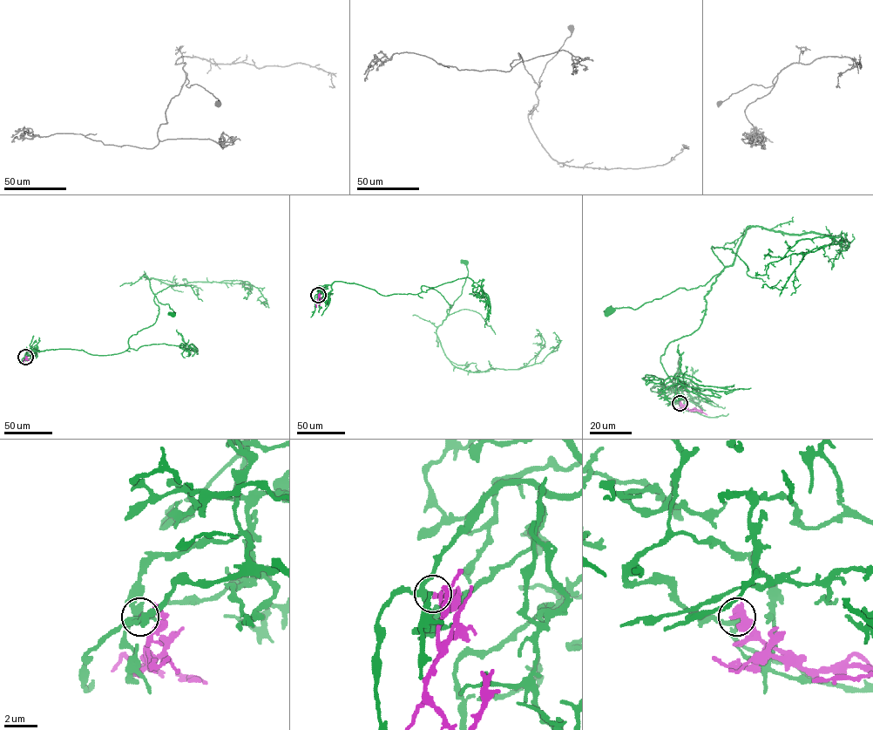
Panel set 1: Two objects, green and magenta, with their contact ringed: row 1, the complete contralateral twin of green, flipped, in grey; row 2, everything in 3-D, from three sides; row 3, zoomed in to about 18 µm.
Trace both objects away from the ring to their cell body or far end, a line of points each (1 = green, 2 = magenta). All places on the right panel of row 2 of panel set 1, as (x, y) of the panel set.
1: (680, 403), (651, 391), (682, 399), (660, 357), (697, 329), (723, 270), (705, 285), (609, 310)
2: (680, 403), (688, 409), (695, 407), (707, 415)

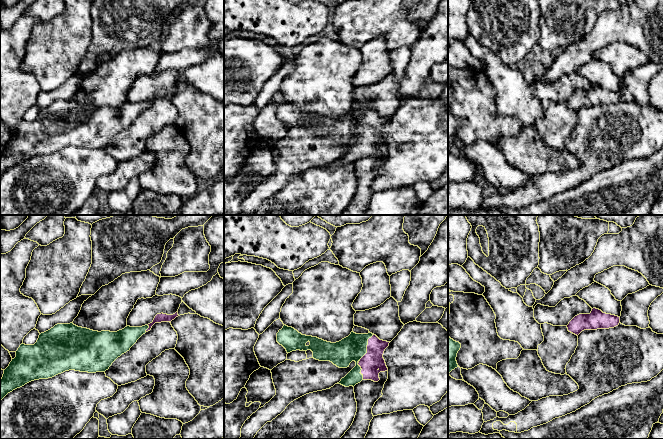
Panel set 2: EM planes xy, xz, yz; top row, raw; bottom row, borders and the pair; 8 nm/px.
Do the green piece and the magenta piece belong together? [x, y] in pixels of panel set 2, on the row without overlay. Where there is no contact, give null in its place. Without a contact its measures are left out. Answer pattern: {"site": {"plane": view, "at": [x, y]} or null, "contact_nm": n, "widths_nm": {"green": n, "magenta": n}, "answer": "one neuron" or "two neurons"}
{"site": {"plane": "xz", "at": [366, 124]}, "contact_nm": 260, "widths_nm": {"green": 200, "magenta": 160}, "answer": "one neuron"}

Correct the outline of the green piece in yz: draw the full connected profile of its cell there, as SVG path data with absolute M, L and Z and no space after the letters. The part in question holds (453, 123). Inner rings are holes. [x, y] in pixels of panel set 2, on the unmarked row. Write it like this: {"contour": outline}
{"contour": "M448 112L448 149L459 143L456 137L456 133L460 124L461 120Z"}

